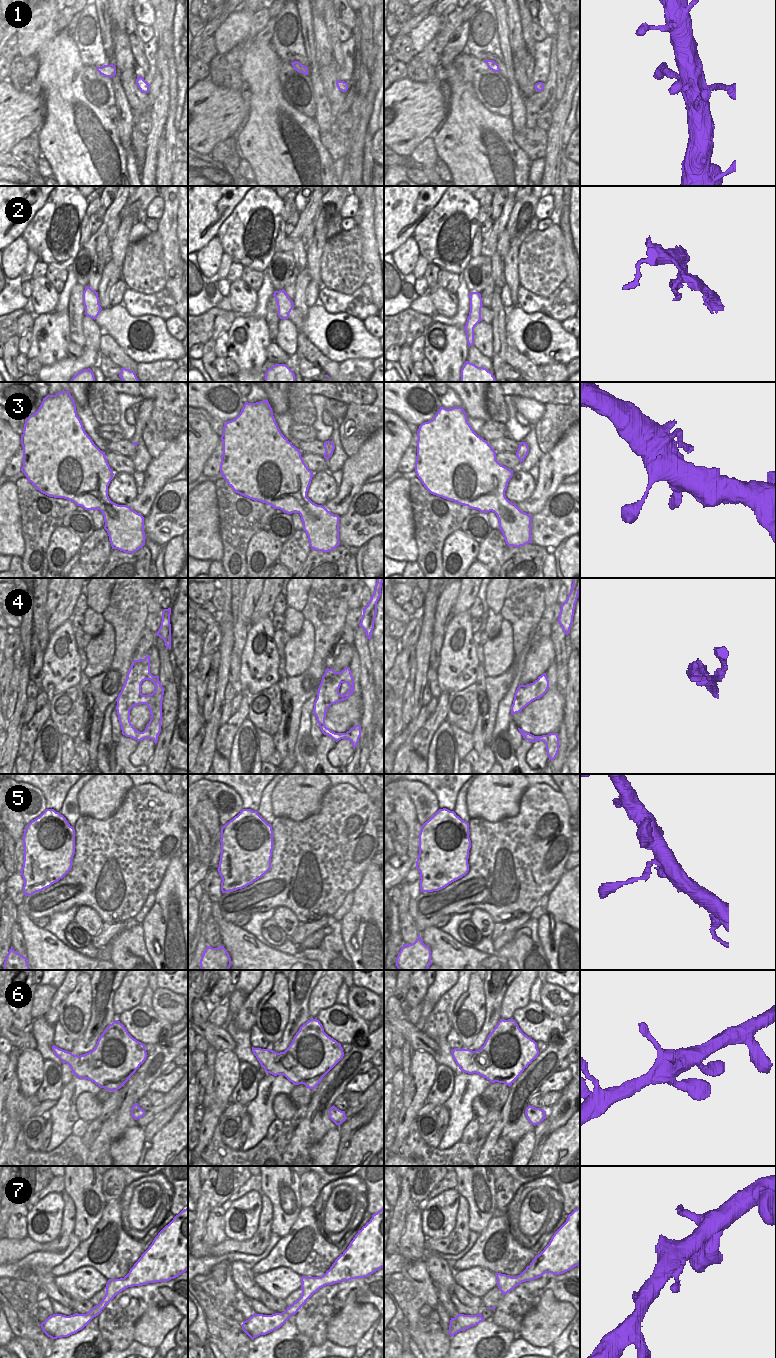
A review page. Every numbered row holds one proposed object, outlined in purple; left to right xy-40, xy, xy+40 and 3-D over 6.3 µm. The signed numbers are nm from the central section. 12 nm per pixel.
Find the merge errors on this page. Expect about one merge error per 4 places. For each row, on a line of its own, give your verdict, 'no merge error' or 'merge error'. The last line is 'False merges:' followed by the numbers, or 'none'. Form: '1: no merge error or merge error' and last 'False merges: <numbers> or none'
1: no merge error
2: no merge error
3: no merge error
4: no merge error
5: no merge error
6: no merge error
7: no merge error
False merges: none

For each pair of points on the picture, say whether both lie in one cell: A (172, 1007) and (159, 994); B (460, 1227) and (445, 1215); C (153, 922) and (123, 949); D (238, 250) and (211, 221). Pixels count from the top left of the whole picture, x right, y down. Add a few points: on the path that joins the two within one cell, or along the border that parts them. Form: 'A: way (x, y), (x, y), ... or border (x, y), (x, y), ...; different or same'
A: way (169, 1004), (162, 997); same
B: border (459, 1200), (453, 1229), (445, 1237), (438, 1239); different
C: border (140, 924), (143, 930), (144, 946), (149, 954); different
D: border (232, 210), (231, 214), (221, 225), (216, 236); different

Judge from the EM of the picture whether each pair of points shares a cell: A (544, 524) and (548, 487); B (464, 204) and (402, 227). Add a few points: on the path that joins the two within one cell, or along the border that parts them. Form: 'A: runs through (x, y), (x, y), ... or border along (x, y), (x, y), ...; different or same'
A: border along (562, 482), (547, 499), (545, 505), (532, 516); different
B: border along (437, 203), (416, 226), (412, 236); different

